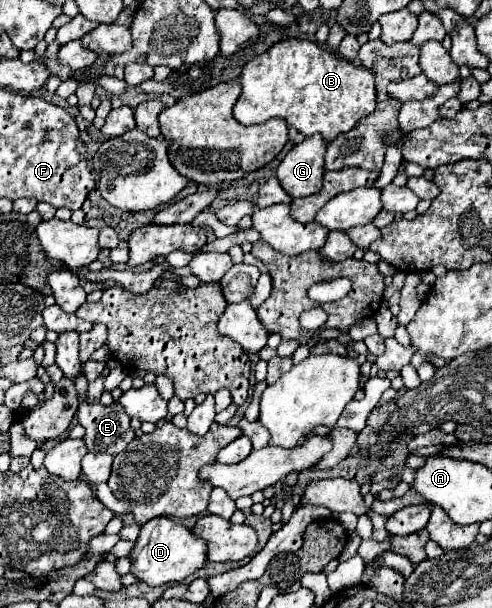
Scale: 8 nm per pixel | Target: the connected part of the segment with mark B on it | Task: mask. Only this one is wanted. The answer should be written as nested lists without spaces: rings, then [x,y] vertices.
[[[285,38],[273,44],[265,54],[255,56],[251,62],[247,62],[241,68],[239,82],[243,86],[243,92],[235,104],[235,120],[249,126],[263,124],[269,118],[283,118],[289,126],[297,128],[305,136],[323,134],[325,142],[331,142],[341,132],[349,132],[359,122],[359,118],[371,114],[377,104],[375,76],[369,70],[365,70],[363,66],[353,66],[353,62],[335,56],[315,42],[297,38]]]

